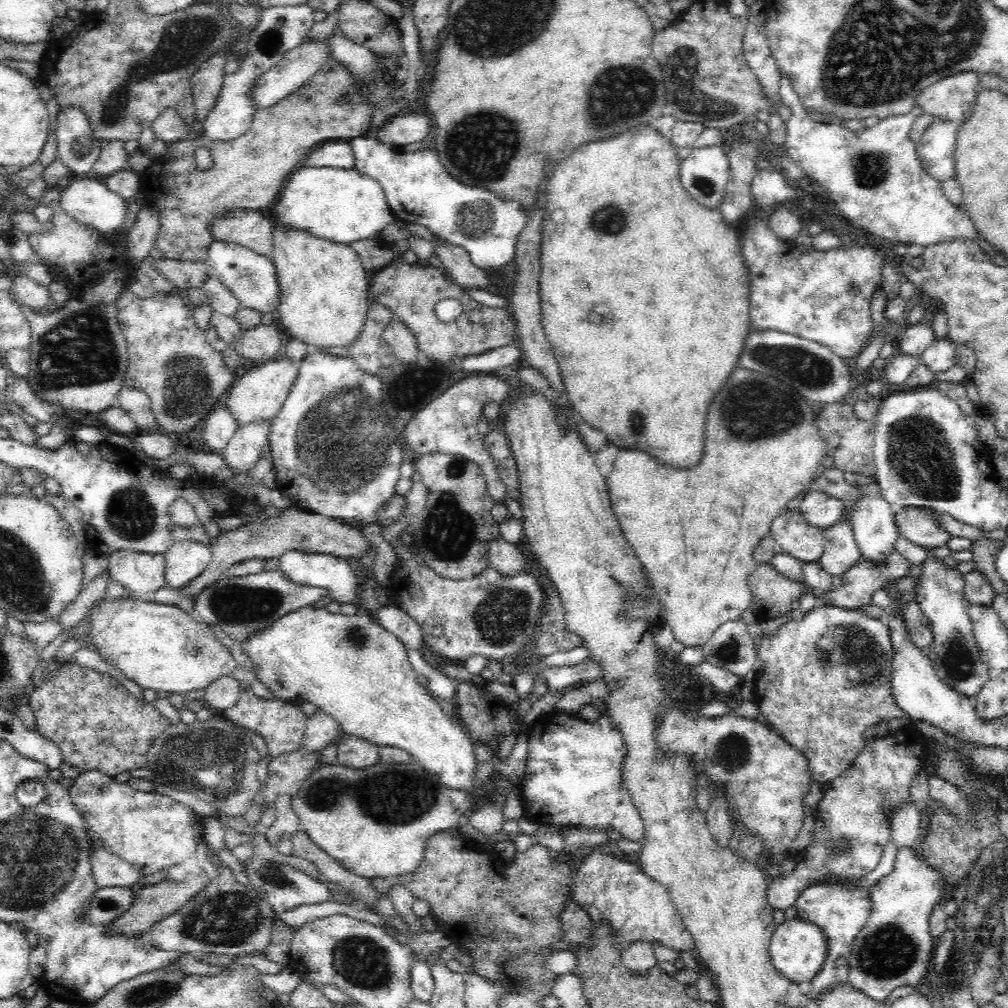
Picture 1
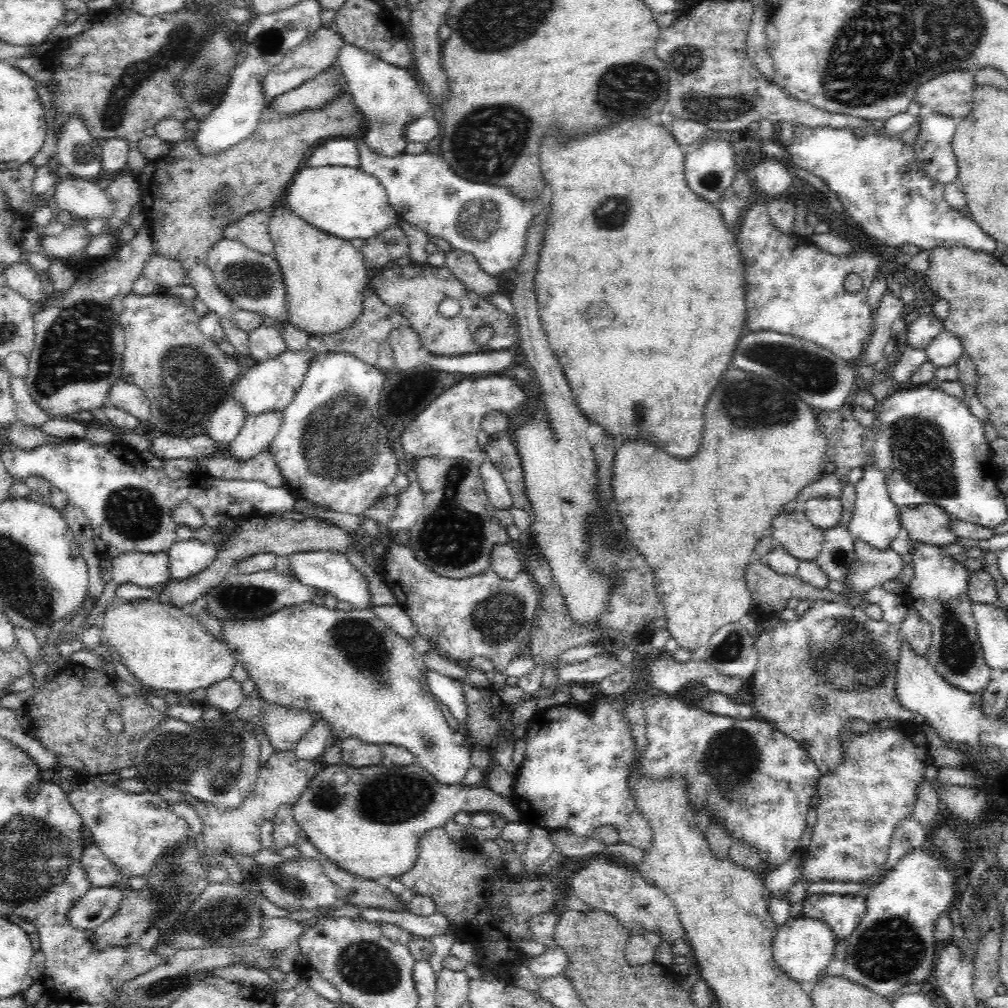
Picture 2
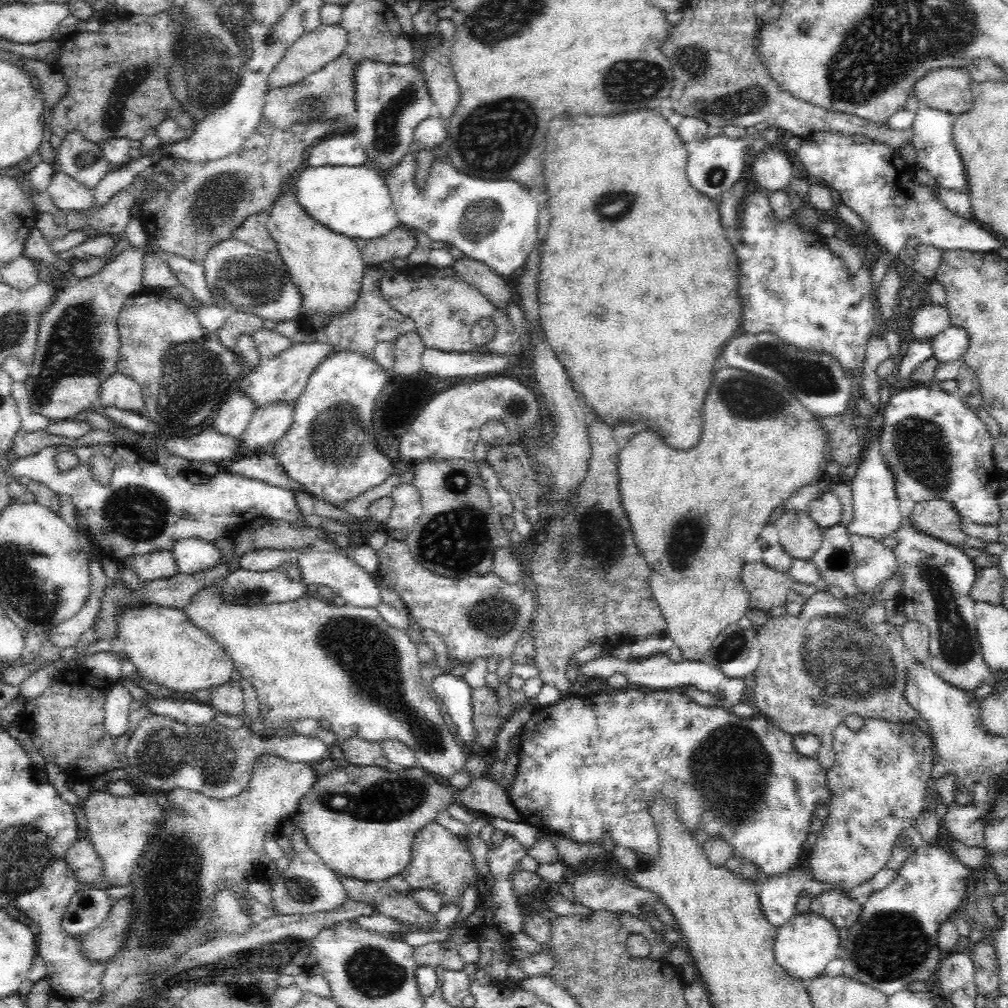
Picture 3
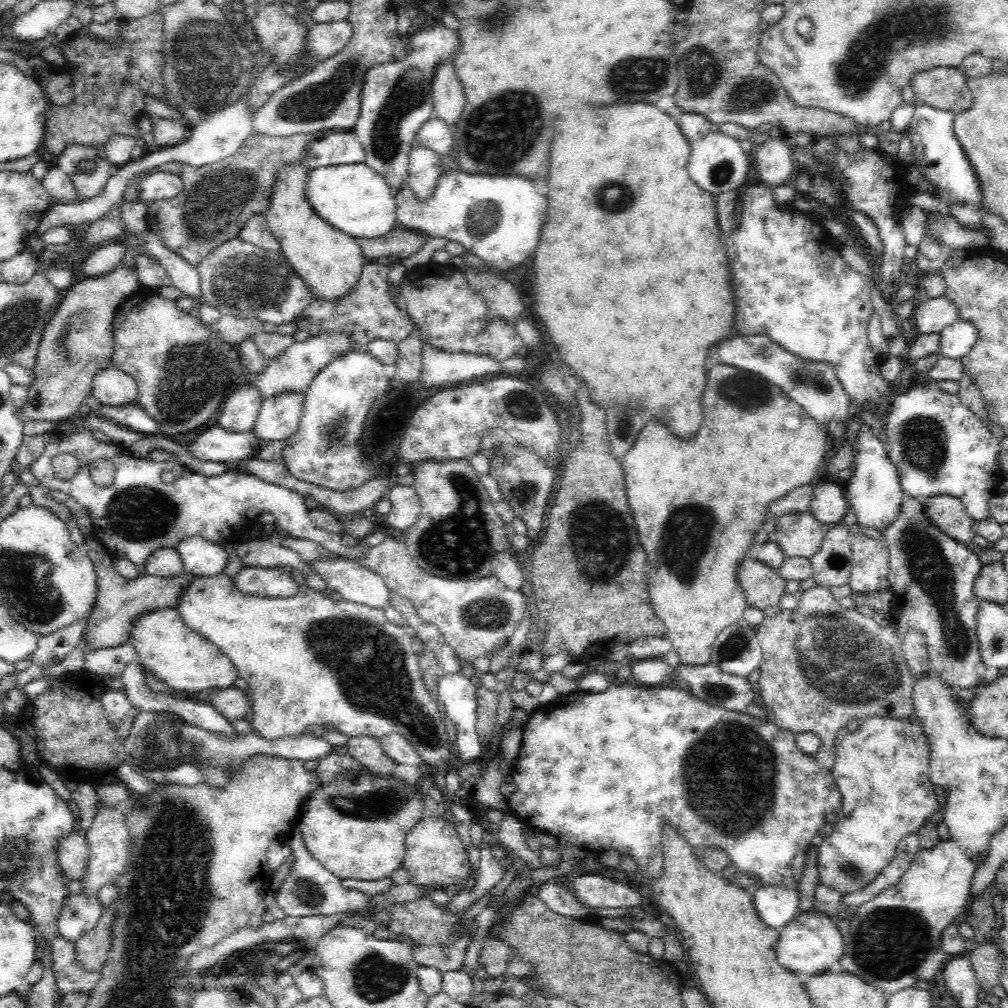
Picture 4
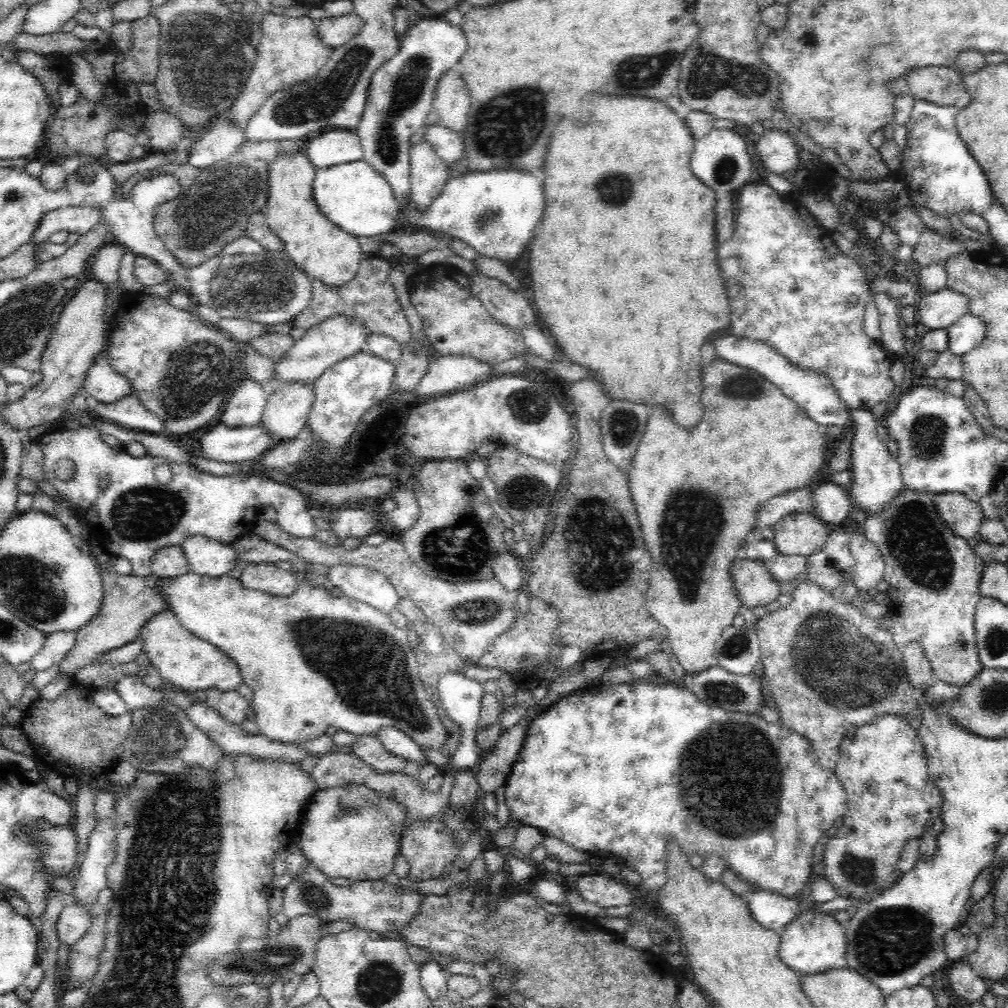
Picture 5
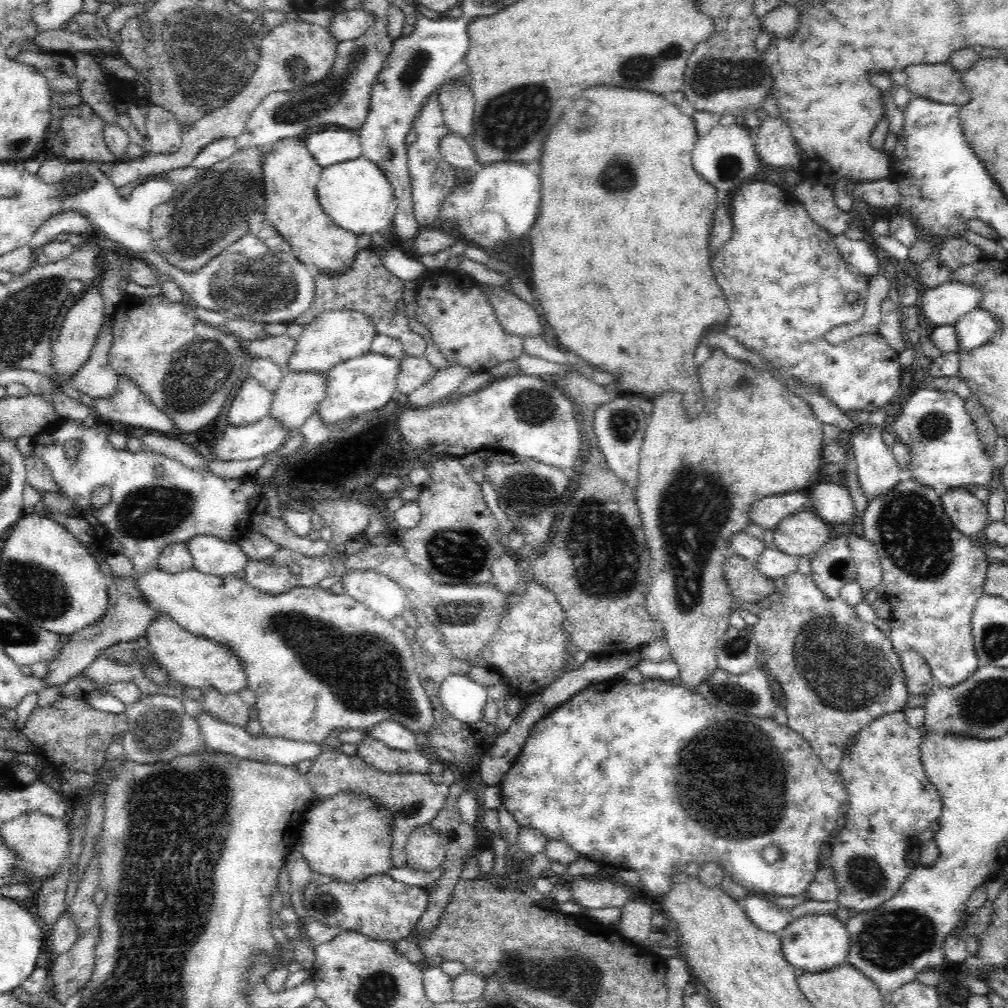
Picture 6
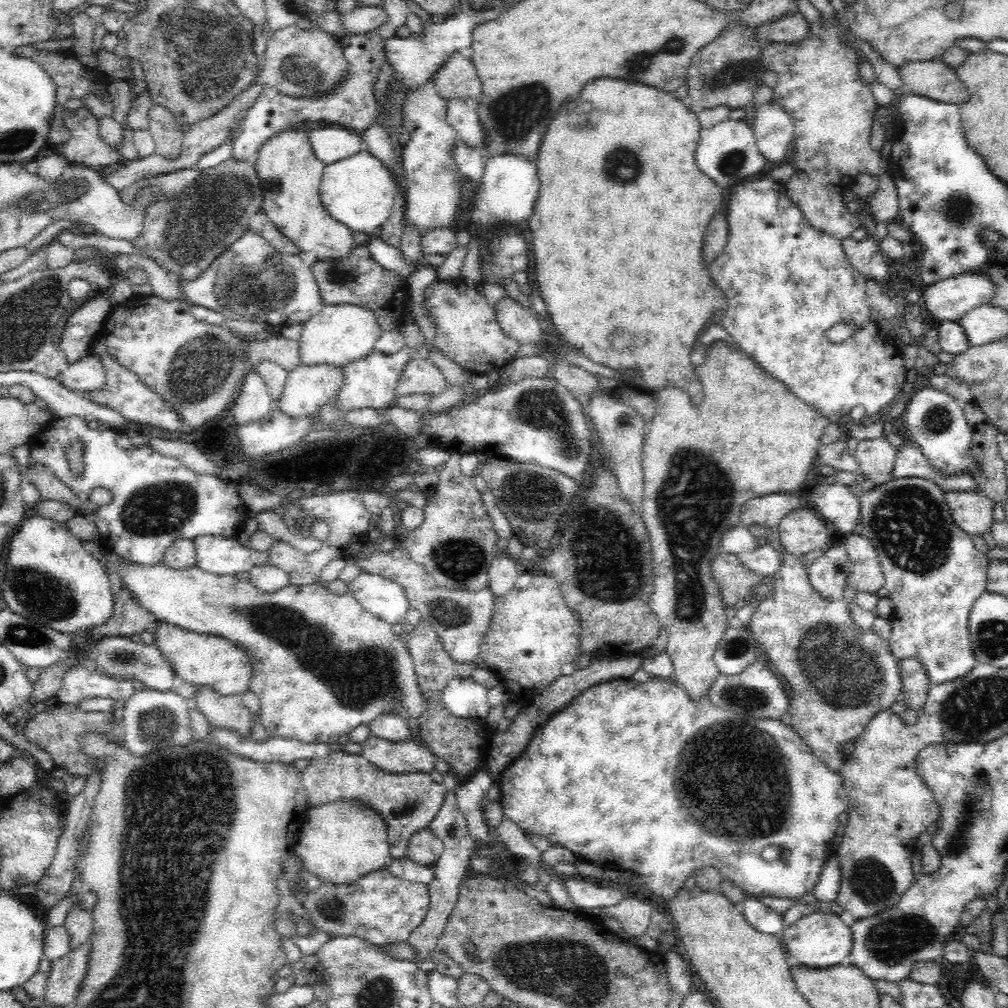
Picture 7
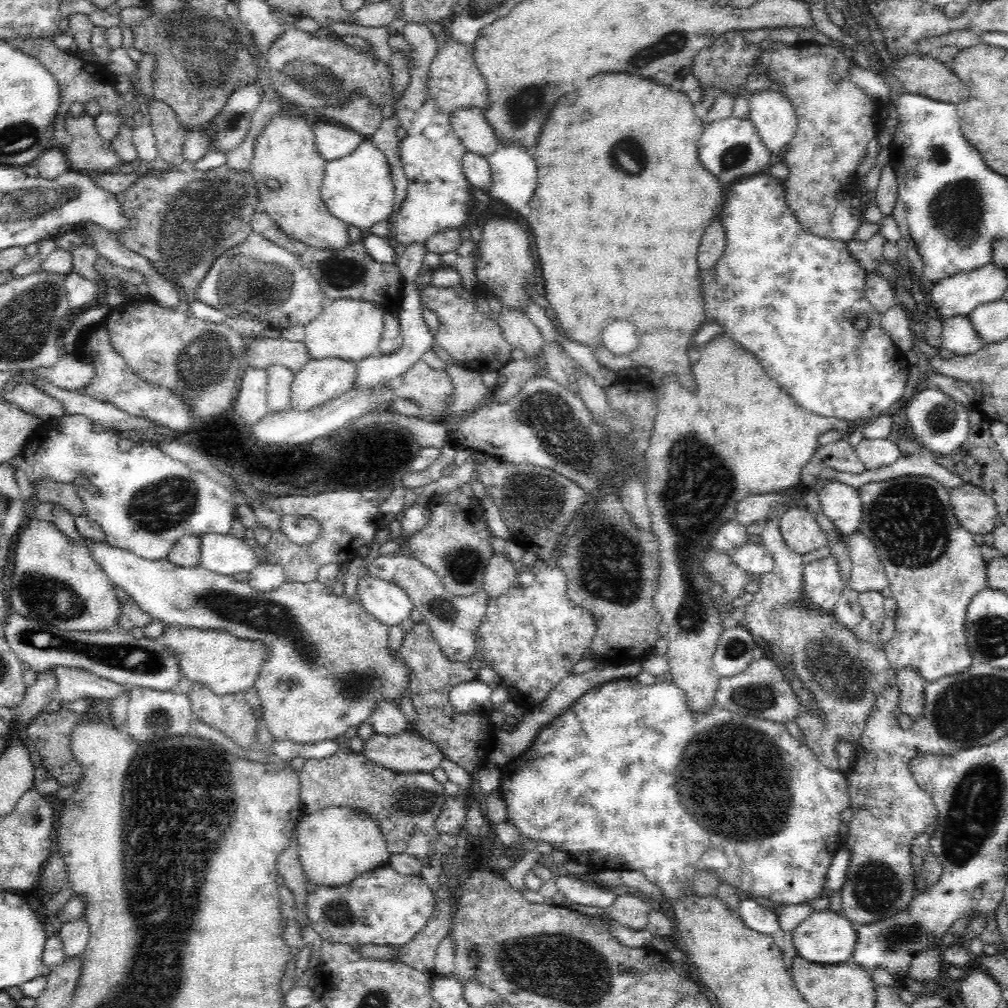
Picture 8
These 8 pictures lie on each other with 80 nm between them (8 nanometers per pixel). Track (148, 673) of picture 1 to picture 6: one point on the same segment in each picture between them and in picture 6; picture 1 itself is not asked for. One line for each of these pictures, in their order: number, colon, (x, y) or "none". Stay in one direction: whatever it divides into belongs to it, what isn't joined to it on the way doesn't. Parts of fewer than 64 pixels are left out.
2: (165, 647)
3: (168, 650)
4: (185, 661)
5: (187, 663)
6: (198, 662)

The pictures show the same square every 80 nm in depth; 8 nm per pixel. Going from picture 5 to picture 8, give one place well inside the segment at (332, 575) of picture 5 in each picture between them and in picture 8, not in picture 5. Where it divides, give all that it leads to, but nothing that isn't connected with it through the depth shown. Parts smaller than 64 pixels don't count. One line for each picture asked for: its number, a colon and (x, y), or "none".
6: (383, 596)
7: (385, 599)
8: (387, 602)

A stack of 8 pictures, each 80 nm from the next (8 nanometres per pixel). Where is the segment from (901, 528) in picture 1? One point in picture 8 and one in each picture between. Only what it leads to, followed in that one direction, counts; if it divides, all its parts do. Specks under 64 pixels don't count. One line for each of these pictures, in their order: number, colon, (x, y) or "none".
2: (930, 523)
3: (939, 517)
4: (947, 512)
5: (964, 516)
6: (969, 515)
7: (972, 511)
8: (976, 511)

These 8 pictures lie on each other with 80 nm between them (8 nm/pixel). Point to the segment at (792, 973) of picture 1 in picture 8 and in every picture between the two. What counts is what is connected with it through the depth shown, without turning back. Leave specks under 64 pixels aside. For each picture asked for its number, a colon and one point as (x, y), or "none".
2: (802, 948)
3: (804, 946)
4: (809, 944)
5: (813, 943)
6: (818, 942)
7: (823, 939)
8: (828, 937)

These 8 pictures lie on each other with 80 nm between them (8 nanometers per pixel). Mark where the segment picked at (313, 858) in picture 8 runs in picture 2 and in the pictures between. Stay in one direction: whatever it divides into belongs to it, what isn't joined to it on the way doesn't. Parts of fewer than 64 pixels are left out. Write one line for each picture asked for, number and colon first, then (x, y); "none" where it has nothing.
2: (367, 820)
3: (360, 820)
4: (355, 827)
5: (353, 833)
6: (348, 838)
7: (338, 843)

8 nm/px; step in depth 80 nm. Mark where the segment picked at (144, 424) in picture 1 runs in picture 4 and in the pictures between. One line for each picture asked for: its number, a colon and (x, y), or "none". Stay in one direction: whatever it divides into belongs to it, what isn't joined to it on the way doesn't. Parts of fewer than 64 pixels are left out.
2: (124, 395)
3: (118, 390)
4: (110, 386)

